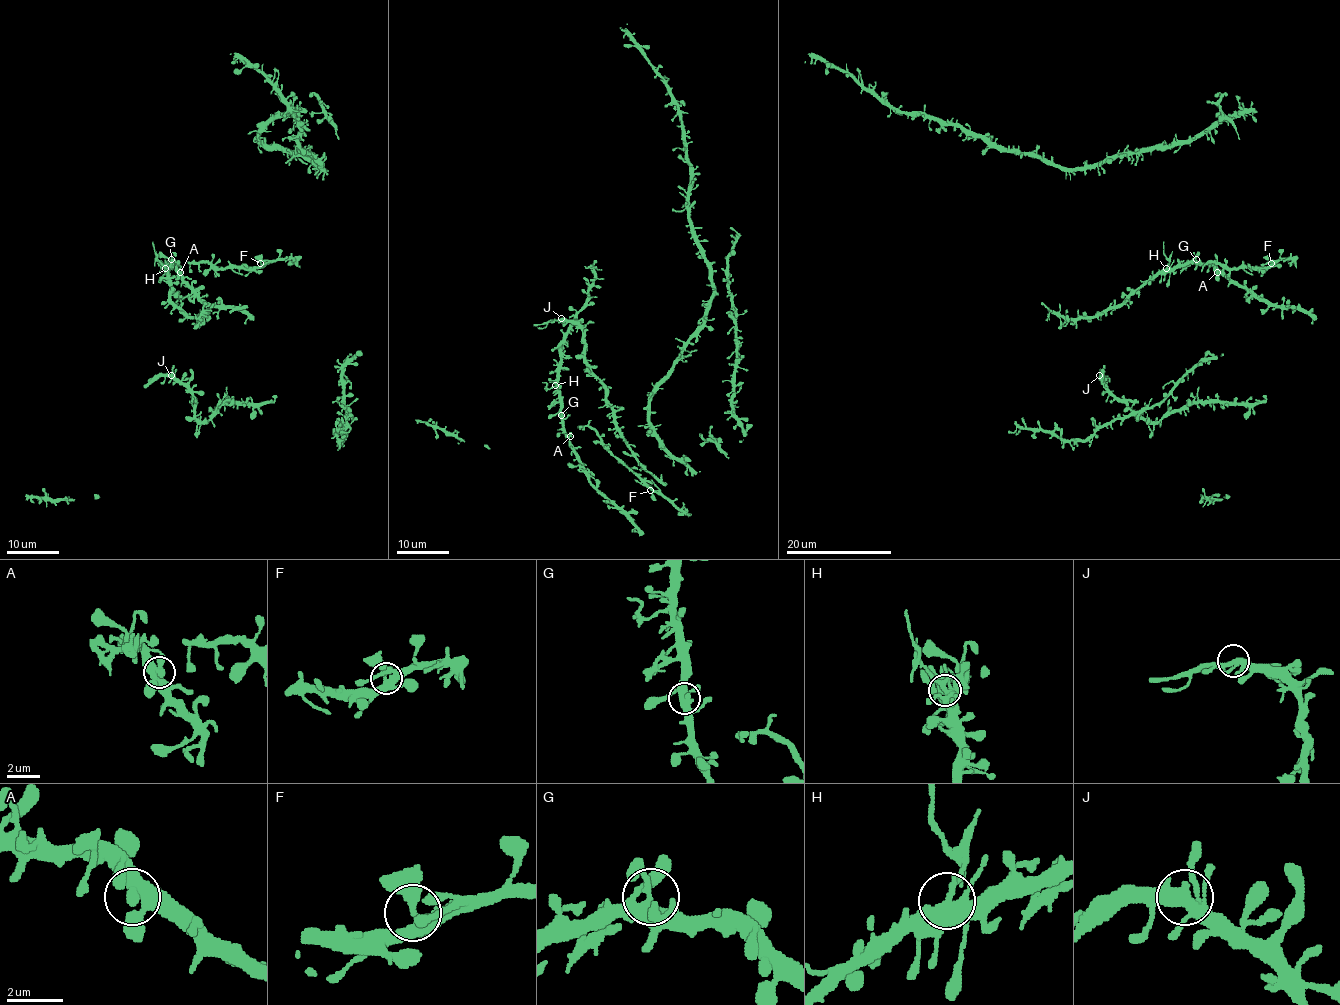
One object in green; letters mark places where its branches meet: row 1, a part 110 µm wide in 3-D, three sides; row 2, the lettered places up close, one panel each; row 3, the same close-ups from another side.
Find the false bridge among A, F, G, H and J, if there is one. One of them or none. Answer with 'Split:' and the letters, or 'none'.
Split: H

